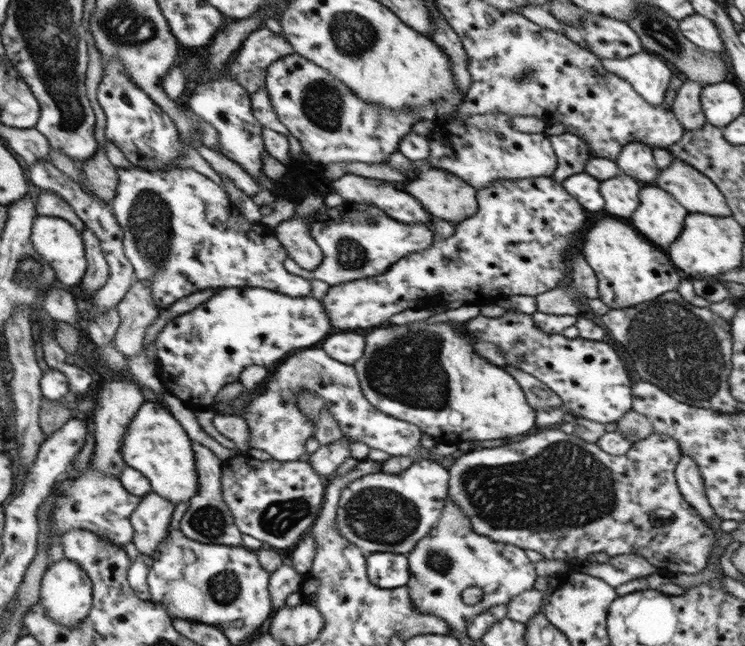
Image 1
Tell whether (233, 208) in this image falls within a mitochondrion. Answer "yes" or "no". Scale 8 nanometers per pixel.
no

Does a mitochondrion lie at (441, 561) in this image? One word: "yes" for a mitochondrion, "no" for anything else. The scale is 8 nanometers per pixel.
yes

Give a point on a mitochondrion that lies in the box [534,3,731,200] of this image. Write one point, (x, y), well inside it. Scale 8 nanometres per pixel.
(661, 32)

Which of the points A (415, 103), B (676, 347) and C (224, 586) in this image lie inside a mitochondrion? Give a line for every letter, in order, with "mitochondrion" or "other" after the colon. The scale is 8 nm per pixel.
A: other
B: mitochondrion
C: mitochondrion

